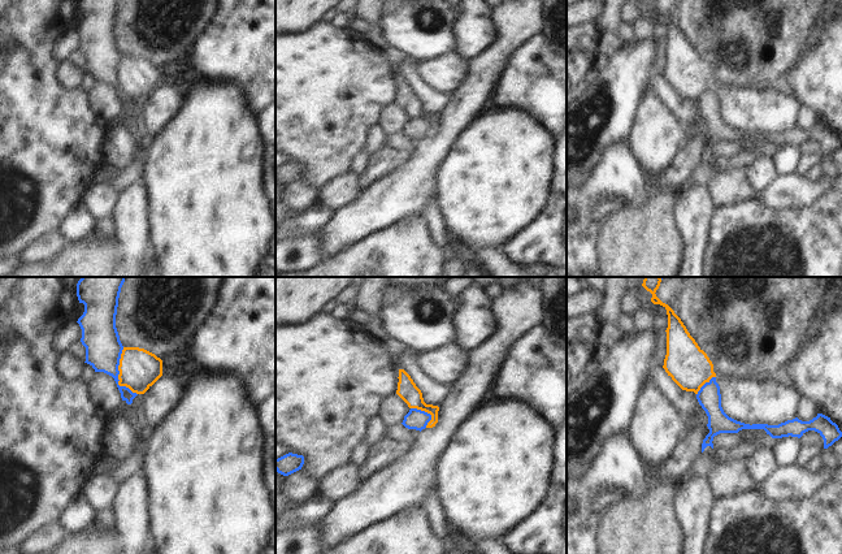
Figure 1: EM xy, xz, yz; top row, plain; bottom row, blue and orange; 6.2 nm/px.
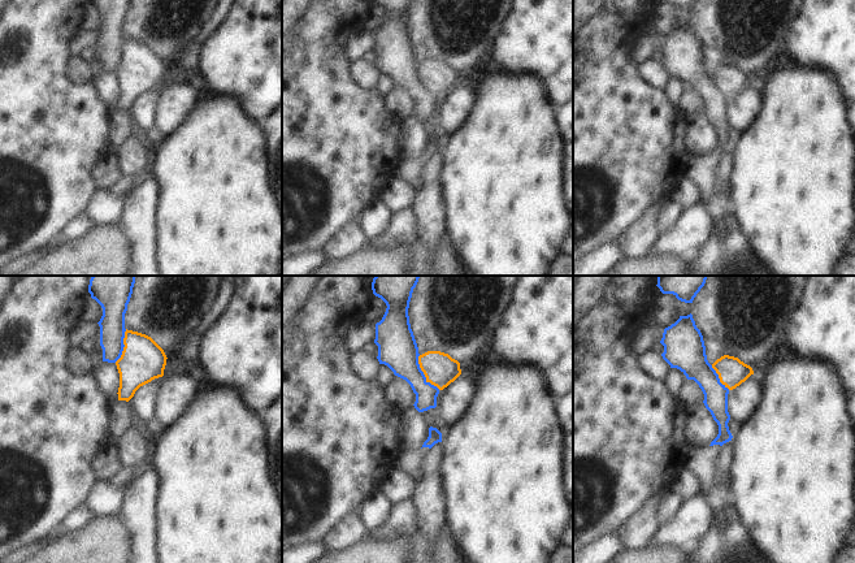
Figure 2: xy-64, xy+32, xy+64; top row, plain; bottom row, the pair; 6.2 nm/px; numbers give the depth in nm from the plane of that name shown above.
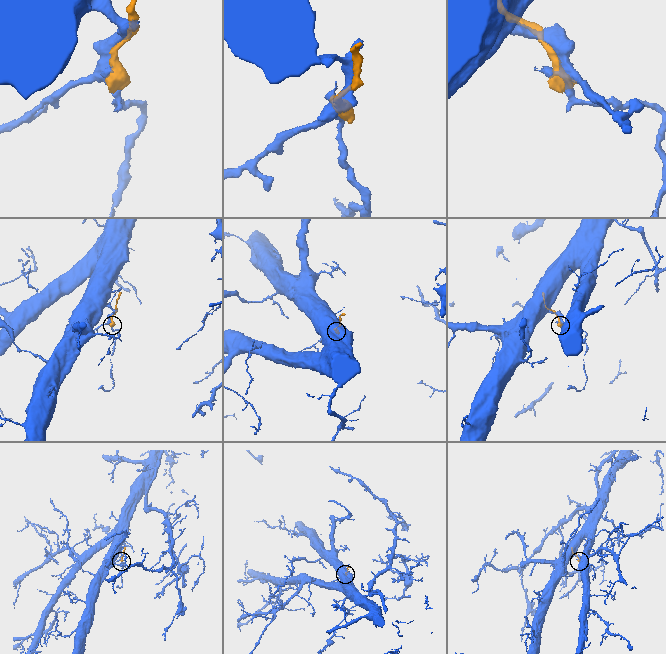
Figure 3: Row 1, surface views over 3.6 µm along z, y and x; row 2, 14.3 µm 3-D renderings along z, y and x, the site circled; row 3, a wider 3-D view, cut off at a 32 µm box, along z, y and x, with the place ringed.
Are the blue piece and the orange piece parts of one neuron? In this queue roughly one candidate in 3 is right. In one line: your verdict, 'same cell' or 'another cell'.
another cell

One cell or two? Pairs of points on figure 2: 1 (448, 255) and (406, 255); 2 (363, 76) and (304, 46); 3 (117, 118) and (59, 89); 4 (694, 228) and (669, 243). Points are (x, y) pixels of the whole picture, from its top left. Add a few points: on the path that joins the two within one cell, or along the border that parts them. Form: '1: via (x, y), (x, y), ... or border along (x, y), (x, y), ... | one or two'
1: border along (415, 247), (415, 259), (412, 261) | two
2: border along (351, 63), (351, 76), (363, 87), (374, 89) | two
3: border along (112, 113), (109, 116), (111, 146) | two
4: via (688, 234), (676, 242) | one

